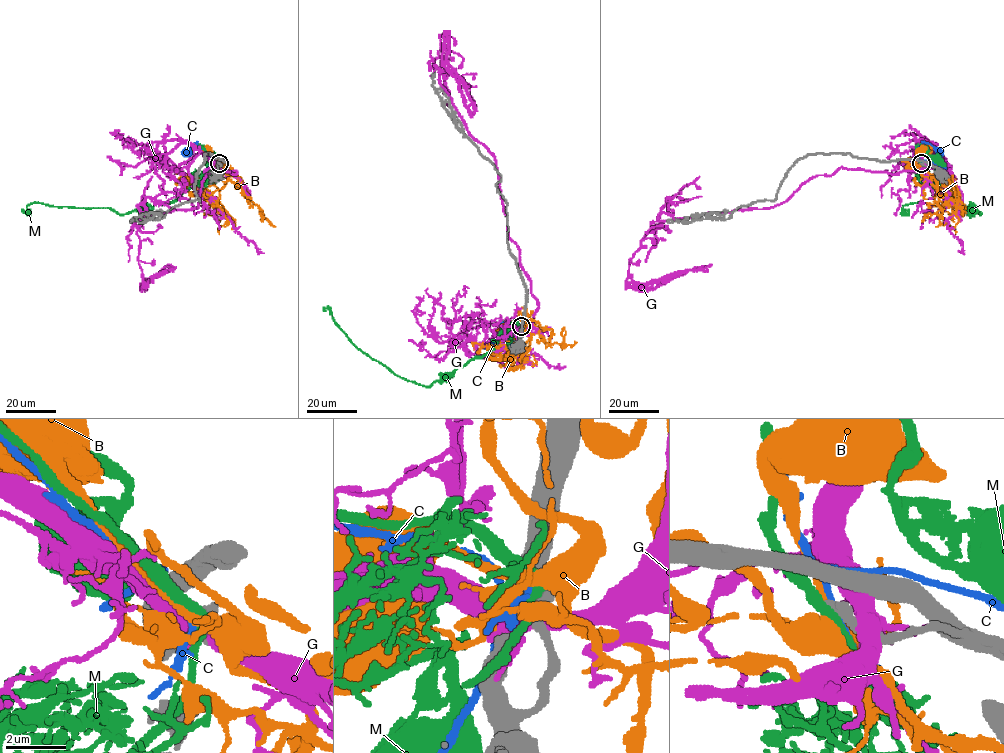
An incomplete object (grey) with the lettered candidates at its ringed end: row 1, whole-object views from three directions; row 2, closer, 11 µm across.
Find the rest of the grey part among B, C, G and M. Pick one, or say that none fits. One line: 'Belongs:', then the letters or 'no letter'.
Belongs: no letter

